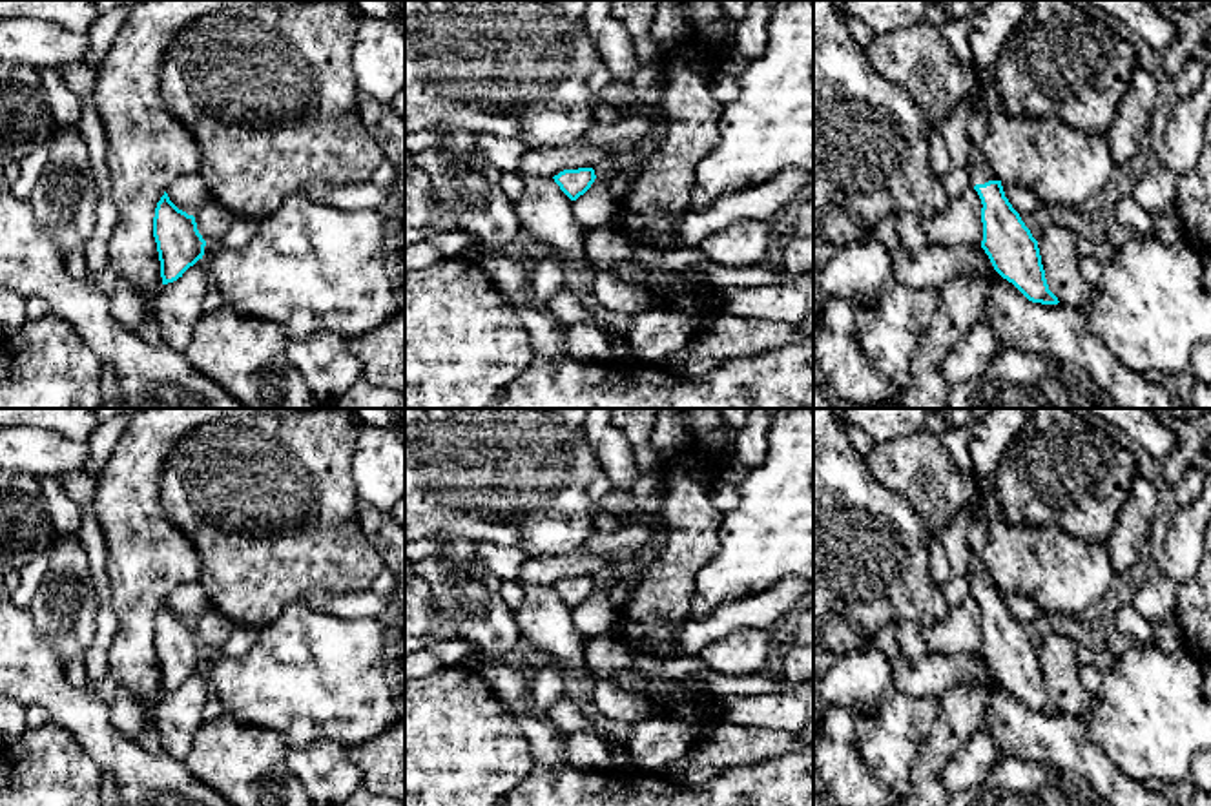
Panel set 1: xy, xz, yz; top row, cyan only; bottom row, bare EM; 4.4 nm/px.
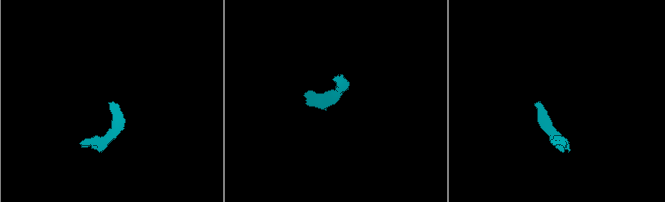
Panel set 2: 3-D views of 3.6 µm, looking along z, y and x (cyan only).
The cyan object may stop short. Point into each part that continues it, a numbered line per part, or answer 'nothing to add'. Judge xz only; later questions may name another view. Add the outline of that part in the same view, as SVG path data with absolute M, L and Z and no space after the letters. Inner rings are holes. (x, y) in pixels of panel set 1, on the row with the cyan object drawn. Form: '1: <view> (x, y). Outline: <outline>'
nothing to add

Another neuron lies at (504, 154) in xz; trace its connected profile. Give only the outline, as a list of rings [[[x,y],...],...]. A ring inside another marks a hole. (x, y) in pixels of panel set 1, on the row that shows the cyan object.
[[[489,133],[474,135],[474,140],[469,146],[503,175],[518,173],[518,164],[529,151],[529,146],[518,139],[503,139]]]

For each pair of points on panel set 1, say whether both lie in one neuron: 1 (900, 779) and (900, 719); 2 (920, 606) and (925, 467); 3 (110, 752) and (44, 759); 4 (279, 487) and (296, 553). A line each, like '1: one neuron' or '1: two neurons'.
1: one neuron
2: two neurons
3: two neurons
4: one neuron

